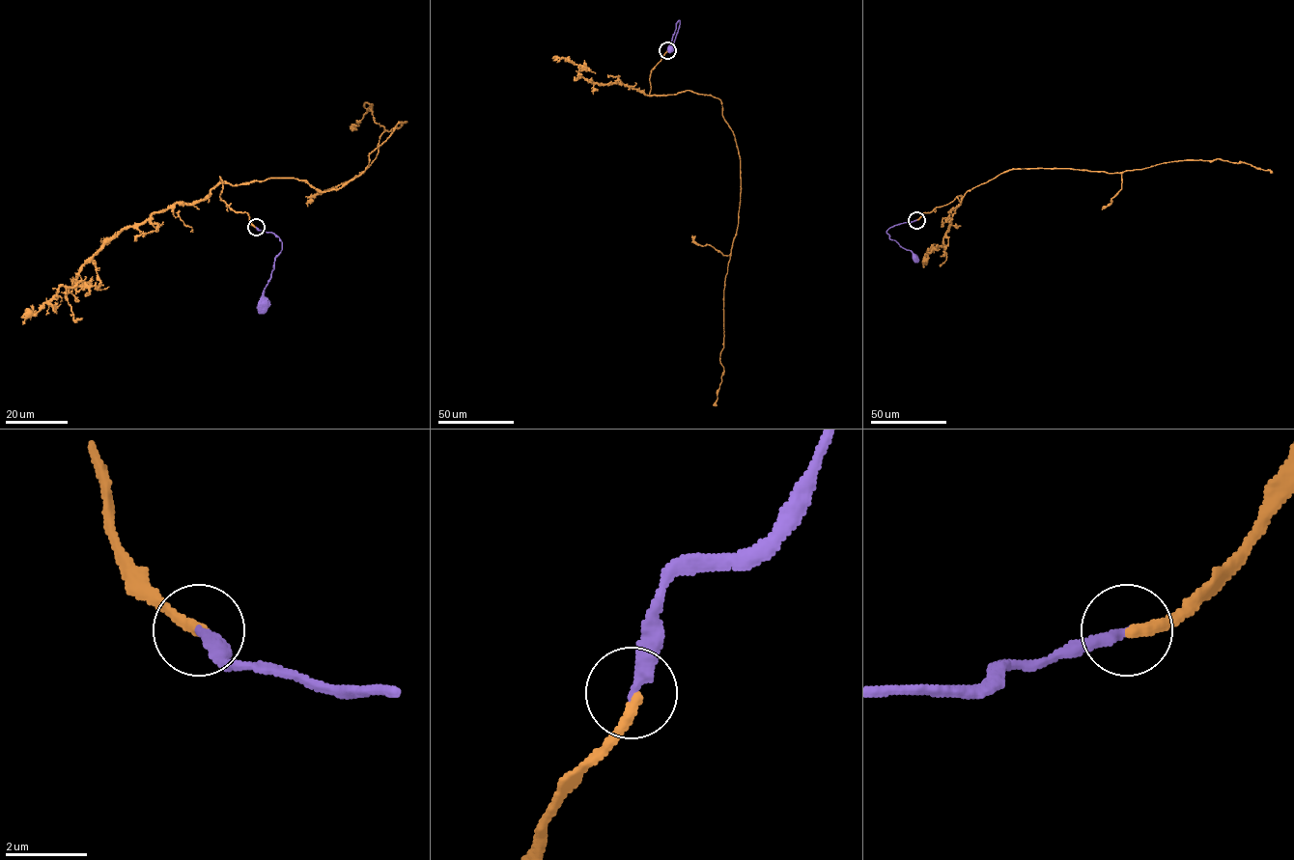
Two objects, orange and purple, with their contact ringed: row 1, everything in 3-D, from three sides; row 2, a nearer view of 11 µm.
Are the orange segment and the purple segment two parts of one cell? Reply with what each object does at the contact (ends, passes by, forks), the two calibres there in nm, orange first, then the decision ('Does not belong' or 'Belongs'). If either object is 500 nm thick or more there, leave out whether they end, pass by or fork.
At the ring orange ends. At the ring purple ends. Thickness 280 nm (orange) against 280 nm. Belongs

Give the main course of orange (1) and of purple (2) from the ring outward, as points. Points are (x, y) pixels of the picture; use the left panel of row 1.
1: (256, 227), (220, 198), (220, 177), (328, 191), (406, 122), (388, 131), (365, 102), (354, 130)
2: (256, 227), (272, 233), (281, 242), (281, 253), (275, 258), (271, 278), (265, 290), (263, 306)

